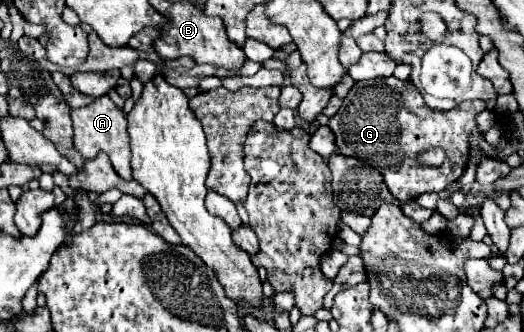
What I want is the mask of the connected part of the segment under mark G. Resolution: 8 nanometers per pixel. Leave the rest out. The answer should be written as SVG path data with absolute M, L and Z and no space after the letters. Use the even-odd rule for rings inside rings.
M391 75L391 77L379 77L379 79L371 79L371 81L357 81L351 87L351 91L347 93L347 97L343 99L341 109L329 119L329 127L337 137L337 153L367 161L371 167L381 171L393 197L397 197L399 201L413 201L421 193L443 191L445 187L449 187L463 175L463 171L467 167L467 159L469 159L469 137L471 137L473 129L477 127L475 117L483 109L485 109L485 101L465 101L451 111L435 111L425 105L419 89L411 81L401 81ZM435 145L445 149L445 153L447 153L445 165L441 165L437 169L419 167L417 159L415 159L417 151L435 147Z

